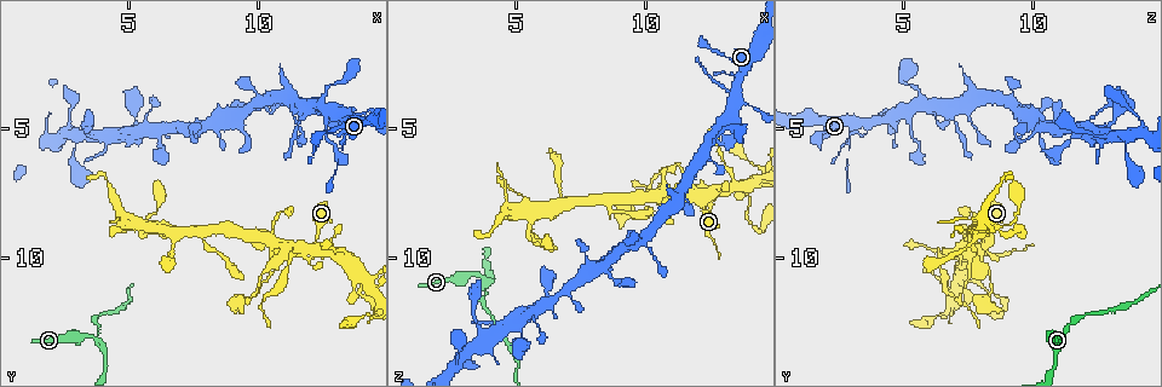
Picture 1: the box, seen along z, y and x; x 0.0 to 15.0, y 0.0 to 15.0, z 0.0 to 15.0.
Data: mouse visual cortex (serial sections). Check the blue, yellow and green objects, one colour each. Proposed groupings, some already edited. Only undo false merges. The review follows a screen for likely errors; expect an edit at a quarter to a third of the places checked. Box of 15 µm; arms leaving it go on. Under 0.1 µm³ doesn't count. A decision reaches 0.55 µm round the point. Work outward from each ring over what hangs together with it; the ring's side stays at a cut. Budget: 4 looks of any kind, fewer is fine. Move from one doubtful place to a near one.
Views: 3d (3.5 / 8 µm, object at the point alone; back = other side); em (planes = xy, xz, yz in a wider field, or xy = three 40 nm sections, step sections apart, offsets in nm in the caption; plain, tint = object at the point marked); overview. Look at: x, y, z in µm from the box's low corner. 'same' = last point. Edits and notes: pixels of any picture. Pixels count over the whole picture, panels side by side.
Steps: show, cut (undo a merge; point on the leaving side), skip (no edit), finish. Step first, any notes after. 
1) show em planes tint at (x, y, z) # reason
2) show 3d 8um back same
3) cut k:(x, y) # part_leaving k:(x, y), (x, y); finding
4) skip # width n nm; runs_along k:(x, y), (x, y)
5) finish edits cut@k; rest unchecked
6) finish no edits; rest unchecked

show 3d 3.5um at (4.0, 13.1, 10.8) # sharp bend

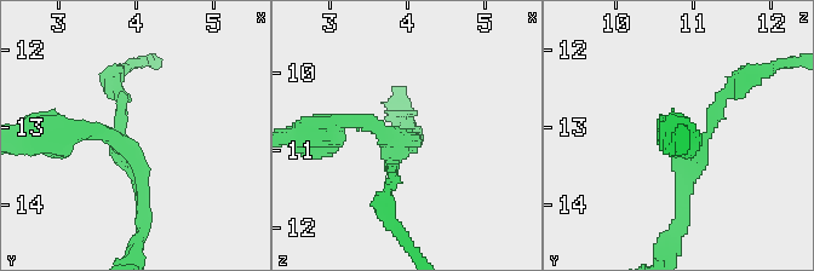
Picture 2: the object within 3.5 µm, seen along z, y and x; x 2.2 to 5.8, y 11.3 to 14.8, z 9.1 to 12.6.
show em xy step 5 tint at (3.85, 13.25, 10.85) # shape alone is not enough

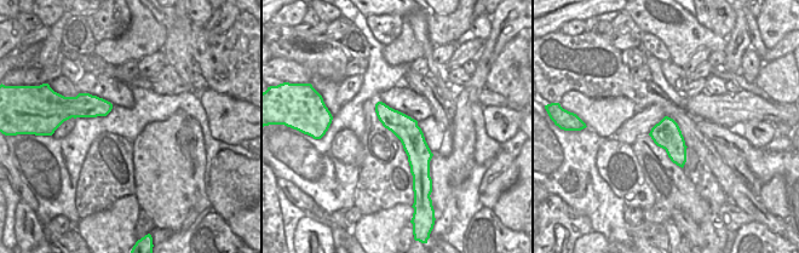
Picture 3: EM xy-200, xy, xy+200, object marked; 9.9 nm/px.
skip # arms 3; arm_widths 200, 200, 250 nm; runs_along 3:(379, 105), (412, 138), (417, 174); all the same cell

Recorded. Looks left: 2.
show 3d 3.5um at (11.4, 10.0, 6.4) # abrupt turn

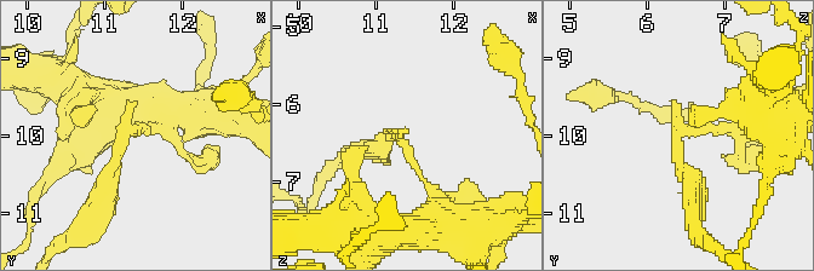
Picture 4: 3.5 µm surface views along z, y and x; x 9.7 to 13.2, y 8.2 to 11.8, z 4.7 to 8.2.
show em planes tint at (11.30, 9.95, 6.45) # shape alone is not enough

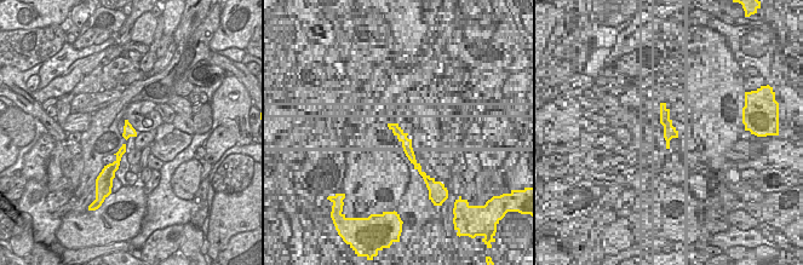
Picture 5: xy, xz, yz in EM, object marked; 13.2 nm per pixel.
cut 4:(675, 142) # part_leaving 4:(710, 128), (676, 139), (692, 206); two cells meet here

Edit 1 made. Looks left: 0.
finish edits cut@4; rest unchecked

